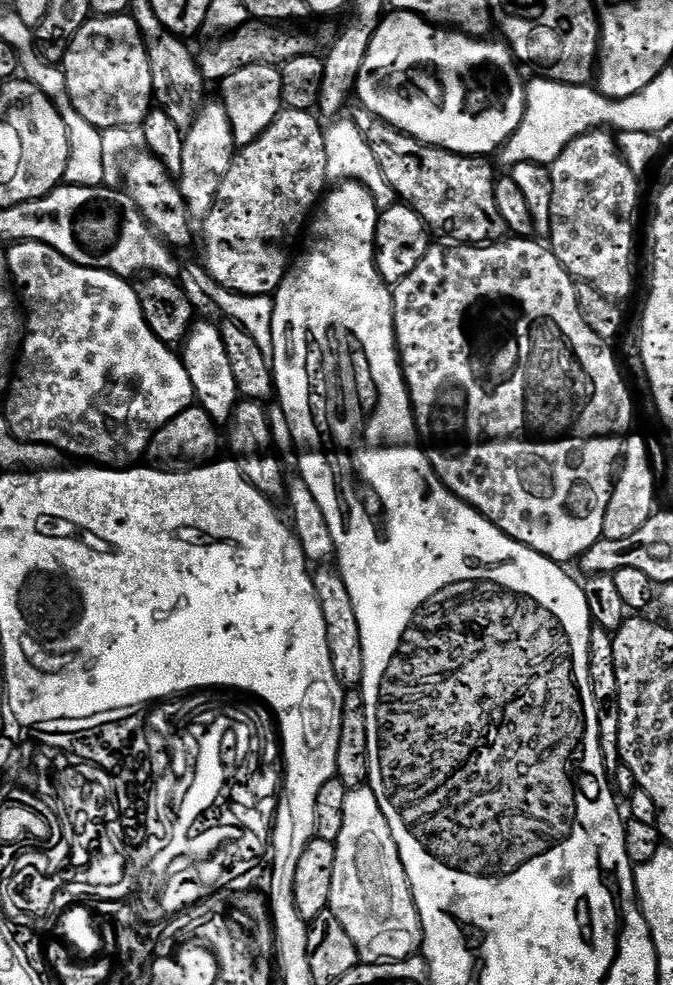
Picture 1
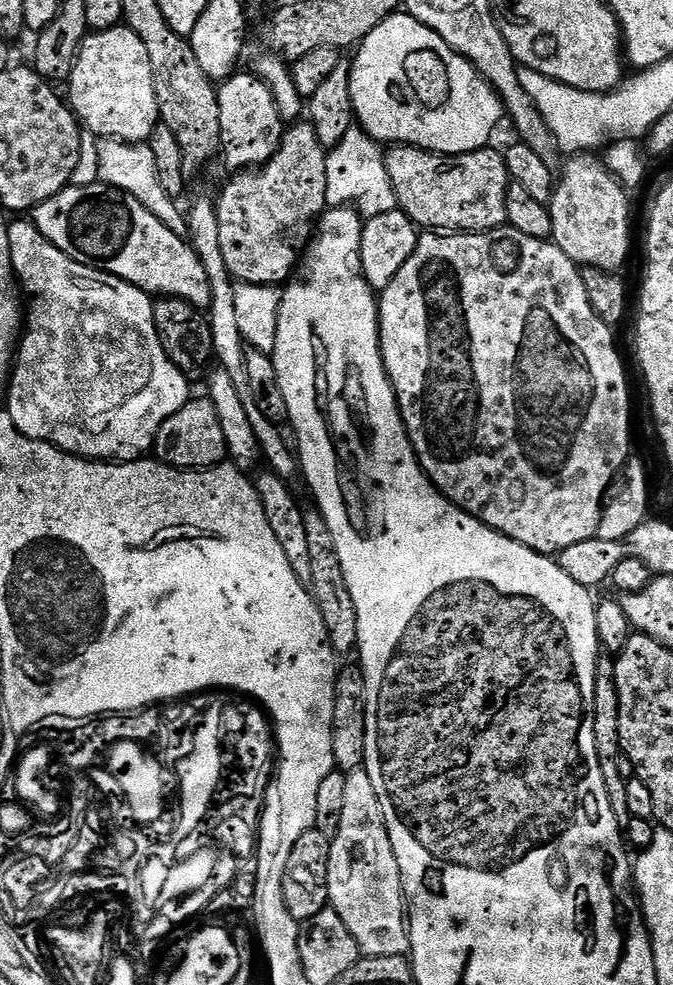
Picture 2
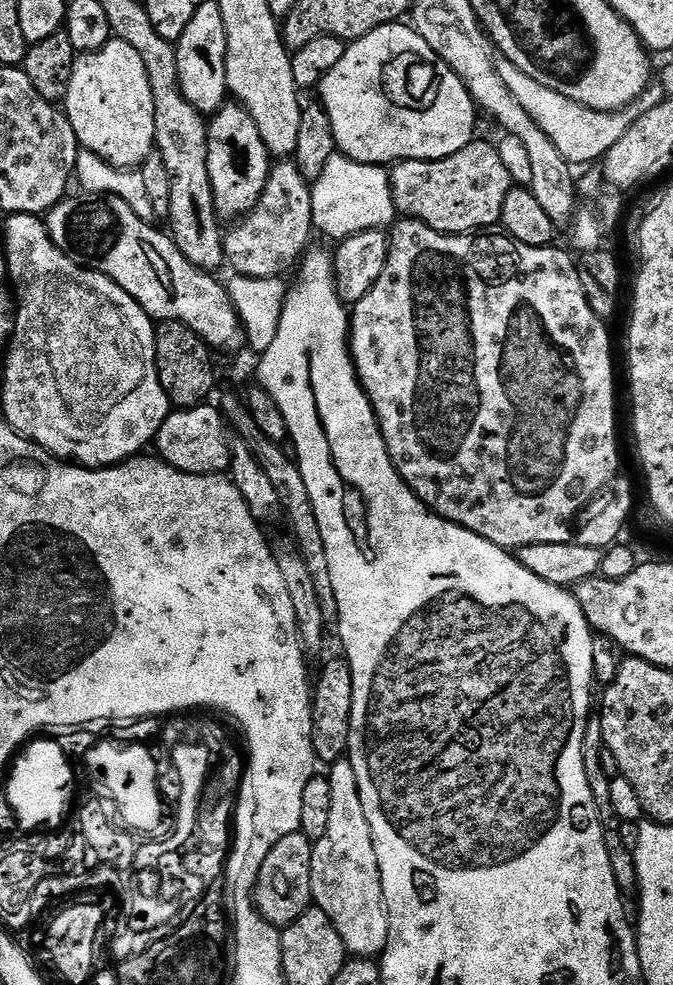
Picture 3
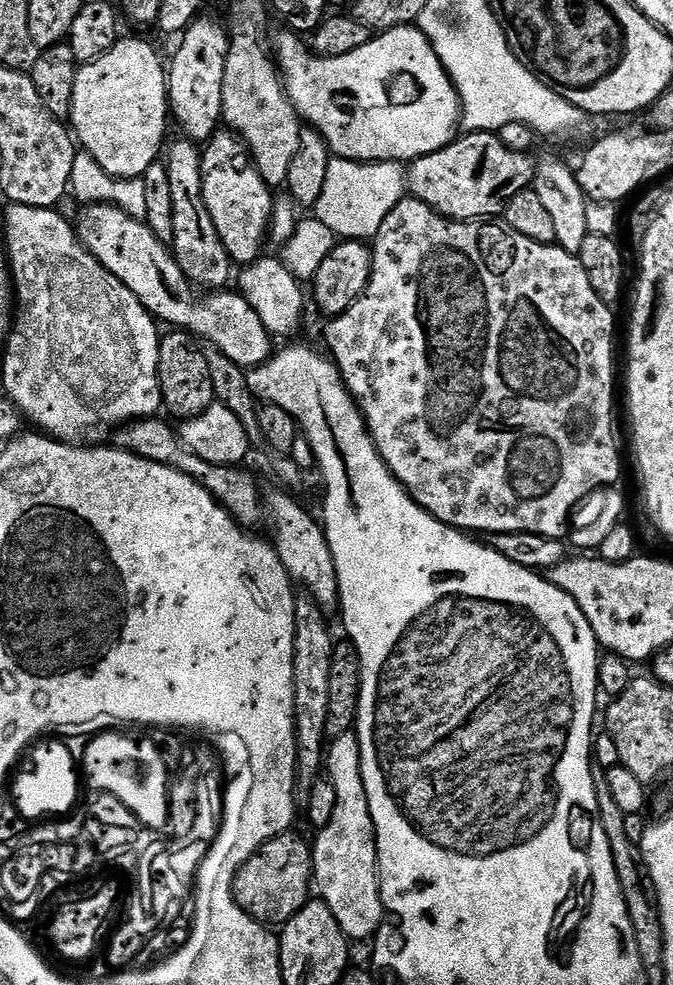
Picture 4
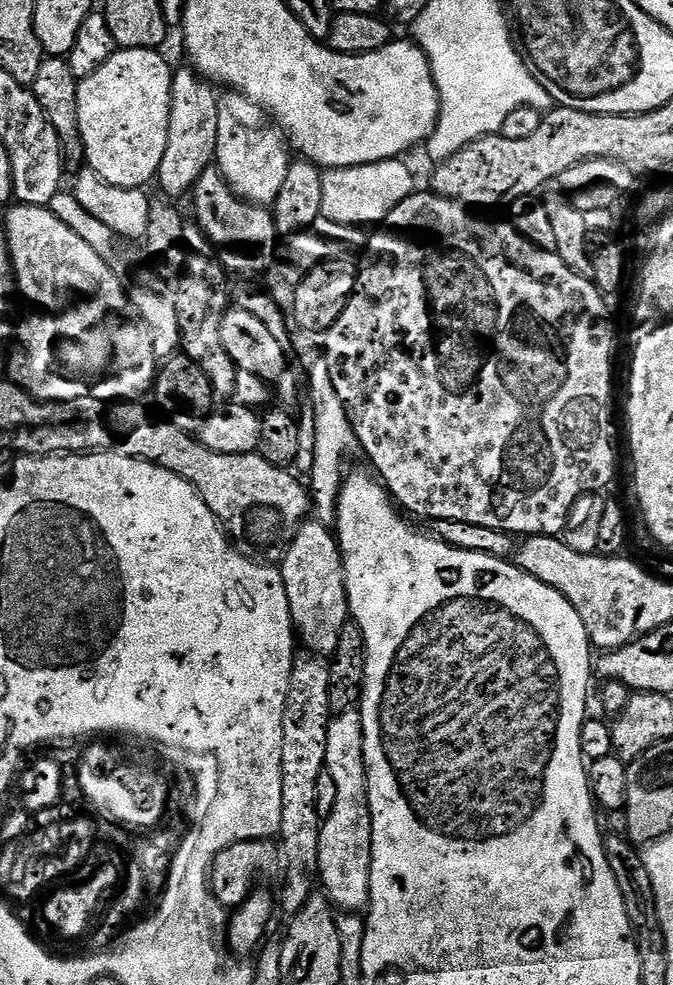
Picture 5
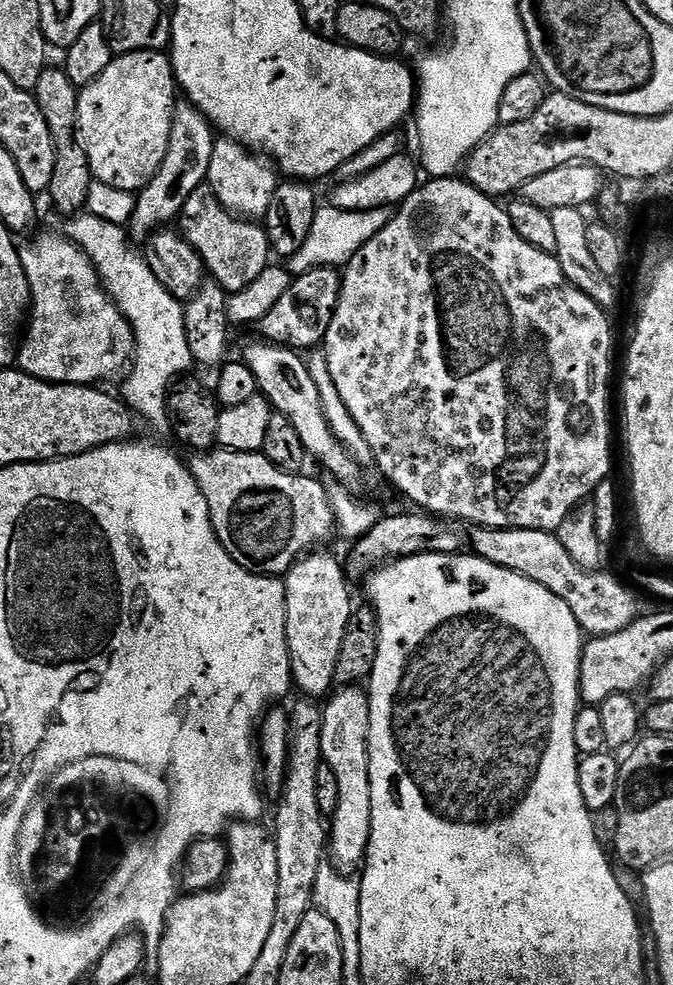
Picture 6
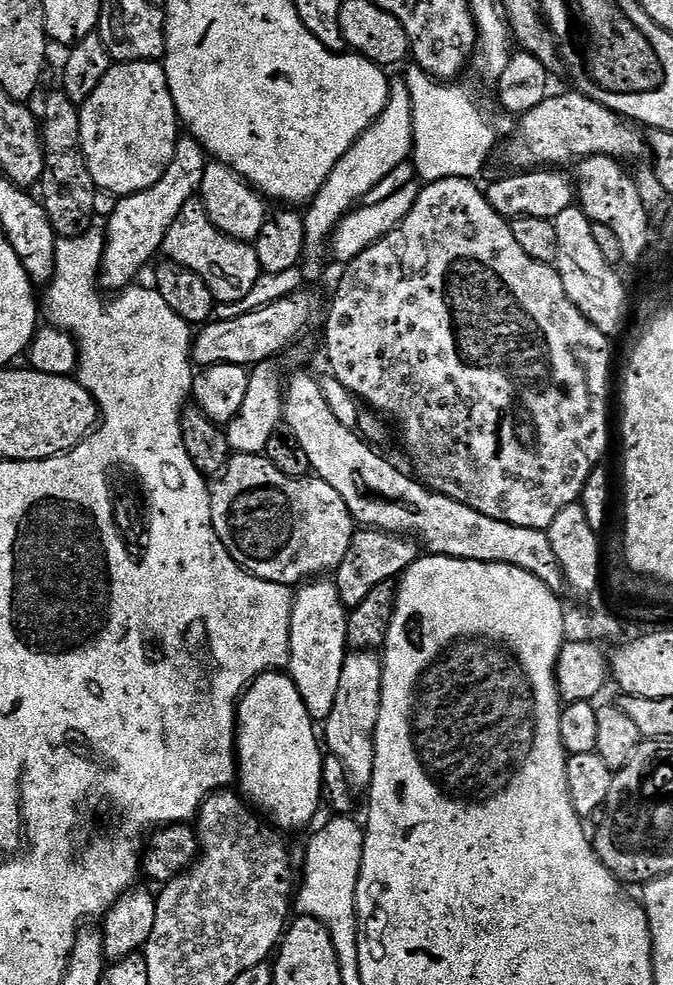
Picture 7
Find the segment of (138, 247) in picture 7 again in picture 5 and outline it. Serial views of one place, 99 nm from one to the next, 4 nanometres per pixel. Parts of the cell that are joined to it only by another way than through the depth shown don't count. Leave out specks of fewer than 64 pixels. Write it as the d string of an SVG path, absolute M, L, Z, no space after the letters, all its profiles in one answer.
M191 67L177 71L170 90L170 126L166 138L166 154L162 154L162 166L158 177L159 191L169 198L191 193L198 178L207 168L213 167L218 146L217 89Z

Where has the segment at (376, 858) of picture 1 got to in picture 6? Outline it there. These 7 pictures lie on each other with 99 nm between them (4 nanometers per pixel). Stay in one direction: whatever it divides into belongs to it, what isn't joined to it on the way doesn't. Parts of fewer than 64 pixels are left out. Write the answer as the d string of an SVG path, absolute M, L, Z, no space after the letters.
M344 686L331 693L322 711L323 763L334 772L338 786L336 810L330 816L330 860L342 873L352 874L363 865L370 828L370 702L360 686Z

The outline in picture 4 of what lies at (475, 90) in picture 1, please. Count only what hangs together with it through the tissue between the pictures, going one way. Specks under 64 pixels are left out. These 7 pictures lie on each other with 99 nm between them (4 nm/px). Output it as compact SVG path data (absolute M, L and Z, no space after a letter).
M419 27L389 28L387 32L373 35L372 39L366 42L366 46L358 46L358 50L350 50L350 54L338 54L337 56L317 56L305 41L304 44L300 41L303 39L297 33L291 30L283 31L274 36L274 59L280 69L284 89L287 90L290 102L296 107L296 113L299 114L301 121L305 125L319 130L324 136L324 141L328 143L328 147L337 157L361 162L411 162L420 156L434 154L457 139L456 128L461 127L460 96L457 94L456 87L448 76L444 64L440 61L440 55L434 51L432 43L424 37L424 33Z

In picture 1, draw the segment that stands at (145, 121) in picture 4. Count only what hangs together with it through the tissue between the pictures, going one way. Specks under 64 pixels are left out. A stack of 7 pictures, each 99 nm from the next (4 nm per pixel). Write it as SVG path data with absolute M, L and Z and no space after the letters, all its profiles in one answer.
M131 15L88 19L70 42L62 67L74 110L95 128L143 125L154 107L150 62L140 28Z

